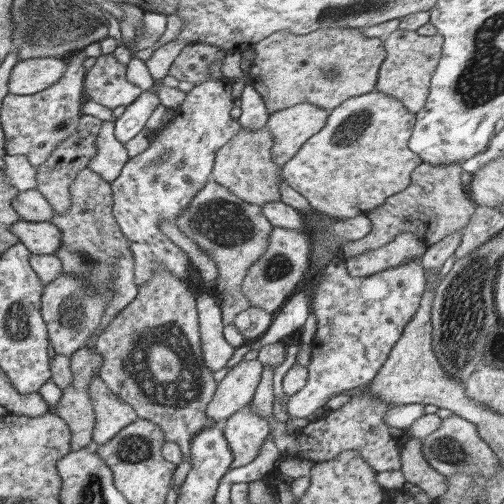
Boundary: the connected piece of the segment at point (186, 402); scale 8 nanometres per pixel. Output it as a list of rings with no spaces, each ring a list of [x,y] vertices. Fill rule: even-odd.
[[[156,263],[153,275],[141,284],[135,299],[118,313],[118,316],[105,328],[96,339],[95,350],[103,358],[99,370],[101,379],[106,386],[123,401],[134,407],[139,419],[151,420],[158,429],[162,429],[167,442],[174,442],[182,450],[182,463],[173,474],[170,488],[174,487],[177,496],[184,484],[186,475],[192,470],[192,438],[207,428],[218,426],[205,415],[206,407],[212,400],[218,382],[212,378],[212,371],[206,366],[201,347],[200,329],[197,313],[197,296],[189,290],[174,273],[171,273],[162,263]]]

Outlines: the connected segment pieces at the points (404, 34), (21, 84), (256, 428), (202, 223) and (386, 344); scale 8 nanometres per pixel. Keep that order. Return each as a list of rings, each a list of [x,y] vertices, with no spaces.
[[[399,28],[391,32],[383,42],[387,55],[379,68],[375,91],[400,99],[410,112],[416,114],[426,104],[431,79],[442,56],[443,42],[444,37],[438,33],[422,36],[415,30]]]
[[[32,57],[19,60],[10,74],[9,93],[24,96],[47,91],[64,76],[66,67],[64,58]]]
[[[250,405],[229,416],[221,428],[230,453],[234,454],[230,470],[246,466],[255,460],[270,433],[268,422],[257,412],[251,411]]]
[[[211,179],[181,214],[176,220],[177,227],[200,249],[205,248],[216,263],[217,281],[209,294],[218,300],[224,326],[232,325],[237,314],[252,307],[242,292],[241,284],[250,265],[267,249],[273,226],[264,217],[261,206],[244,202]]]
[[[340,255],[334,256],[326,264],[320,278],[314,280],[311,288],[310,306],[311,313],[317,316],[317,331],[309,344],[312,354],[307,368],[308,378],[302,390],[289,396],[287,412],[304,419],[316,409],[329,410],[325,404],[340,392],[369,383],[383,367],[390,351],[403,335],[406,325],[415,317],[426,286],[427,274],[423,270],[421,258],[413,258],[400,266],[388,268],[370,276],[351,277],[345,260]]]

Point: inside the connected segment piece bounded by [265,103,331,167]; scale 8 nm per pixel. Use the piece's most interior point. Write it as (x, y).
(291, 127)

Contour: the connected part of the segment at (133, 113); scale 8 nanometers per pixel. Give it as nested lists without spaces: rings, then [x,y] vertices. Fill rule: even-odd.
[[[150,90],[142,92],[132,104],[129,104],[124,113],[115,120],[114,134],[118,142],[123,145],[130,142],[147,124],[159,104],[158,93],[153,93]]]

